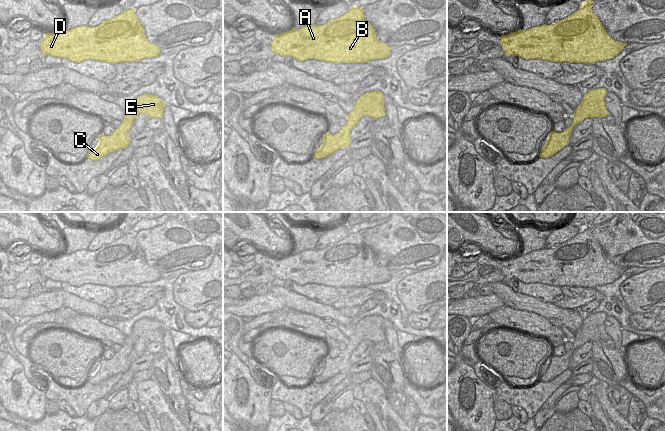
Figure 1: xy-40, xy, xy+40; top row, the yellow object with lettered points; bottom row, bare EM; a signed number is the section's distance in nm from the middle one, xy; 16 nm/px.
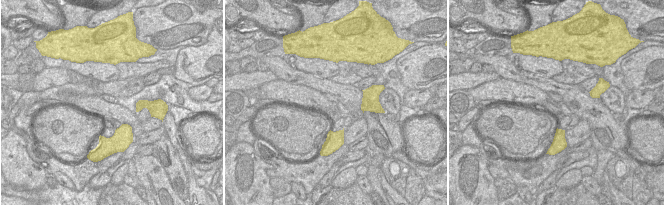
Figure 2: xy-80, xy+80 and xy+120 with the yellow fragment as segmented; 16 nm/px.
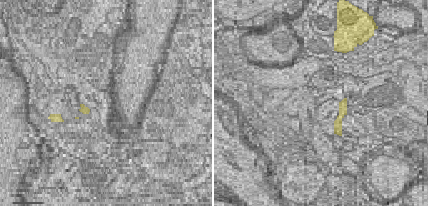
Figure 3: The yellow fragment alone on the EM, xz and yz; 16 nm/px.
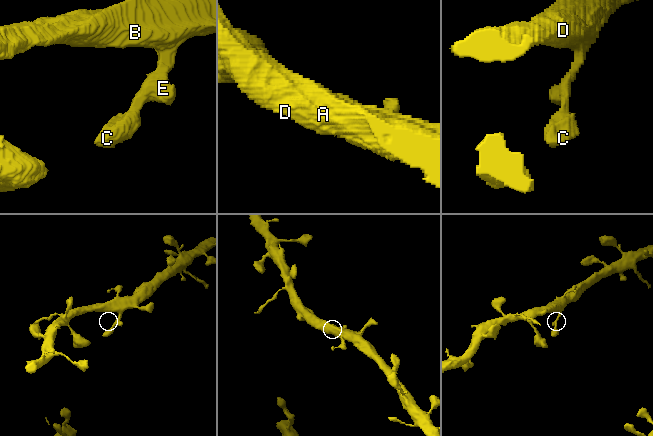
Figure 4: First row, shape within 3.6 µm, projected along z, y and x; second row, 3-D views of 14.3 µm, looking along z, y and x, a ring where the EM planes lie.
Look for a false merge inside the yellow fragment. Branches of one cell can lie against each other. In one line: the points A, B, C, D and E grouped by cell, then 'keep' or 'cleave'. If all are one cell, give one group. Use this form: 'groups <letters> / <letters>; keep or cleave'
groups A B C D E; keep

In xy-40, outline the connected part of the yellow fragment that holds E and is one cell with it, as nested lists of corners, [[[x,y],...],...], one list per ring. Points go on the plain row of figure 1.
[[[150,318],[135,322],[131,334],[125,337],[120,350],[110,360],[101,357],[97,370],[88,377],[87,382],[96,385],[118,373],[127,372],[131,365],[129,354],[135,342],[140,337],[147,338],[149,342],[162,342],[165,329],[161,322]]]

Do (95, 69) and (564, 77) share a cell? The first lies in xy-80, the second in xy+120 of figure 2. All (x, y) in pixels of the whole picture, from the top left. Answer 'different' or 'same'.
different

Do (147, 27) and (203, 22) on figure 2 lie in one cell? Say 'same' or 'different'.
same

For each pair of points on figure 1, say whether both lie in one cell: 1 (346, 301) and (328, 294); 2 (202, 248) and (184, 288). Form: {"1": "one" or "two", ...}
{"1": "two", "2": "two"}

